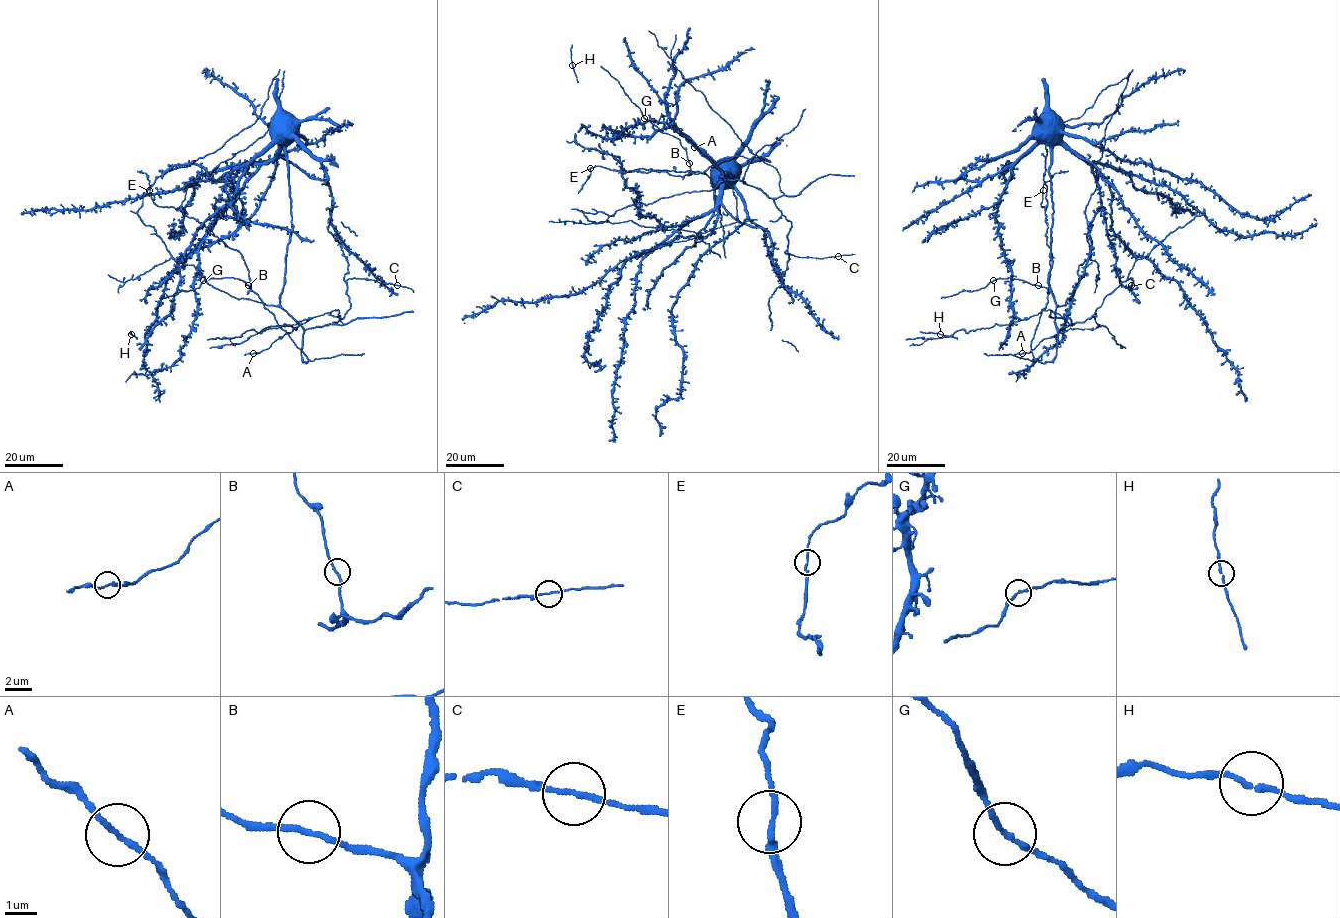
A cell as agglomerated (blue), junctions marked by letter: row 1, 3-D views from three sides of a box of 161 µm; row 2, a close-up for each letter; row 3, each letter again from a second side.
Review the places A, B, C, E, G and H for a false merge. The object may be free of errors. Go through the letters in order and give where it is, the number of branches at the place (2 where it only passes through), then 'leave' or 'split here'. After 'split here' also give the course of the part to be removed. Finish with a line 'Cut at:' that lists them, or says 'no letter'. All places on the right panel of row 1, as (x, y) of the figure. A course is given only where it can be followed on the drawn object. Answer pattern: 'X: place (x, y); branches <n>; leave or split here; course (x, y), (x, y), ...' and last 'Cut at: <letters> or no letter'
A: place (1022, 353); branches 2; leave
B: place (1038, 285); branches 2; leave
C: place (1131, 285); branches 2; leave
E: place (1043, 190); branches 2; split here; course (1043, 190), (1043, 184), (1056, 173), (1068, 170)
G: place (993, 280); branches 2; leave
H: place (940, 334); branches 2; leave
Cut at: E

